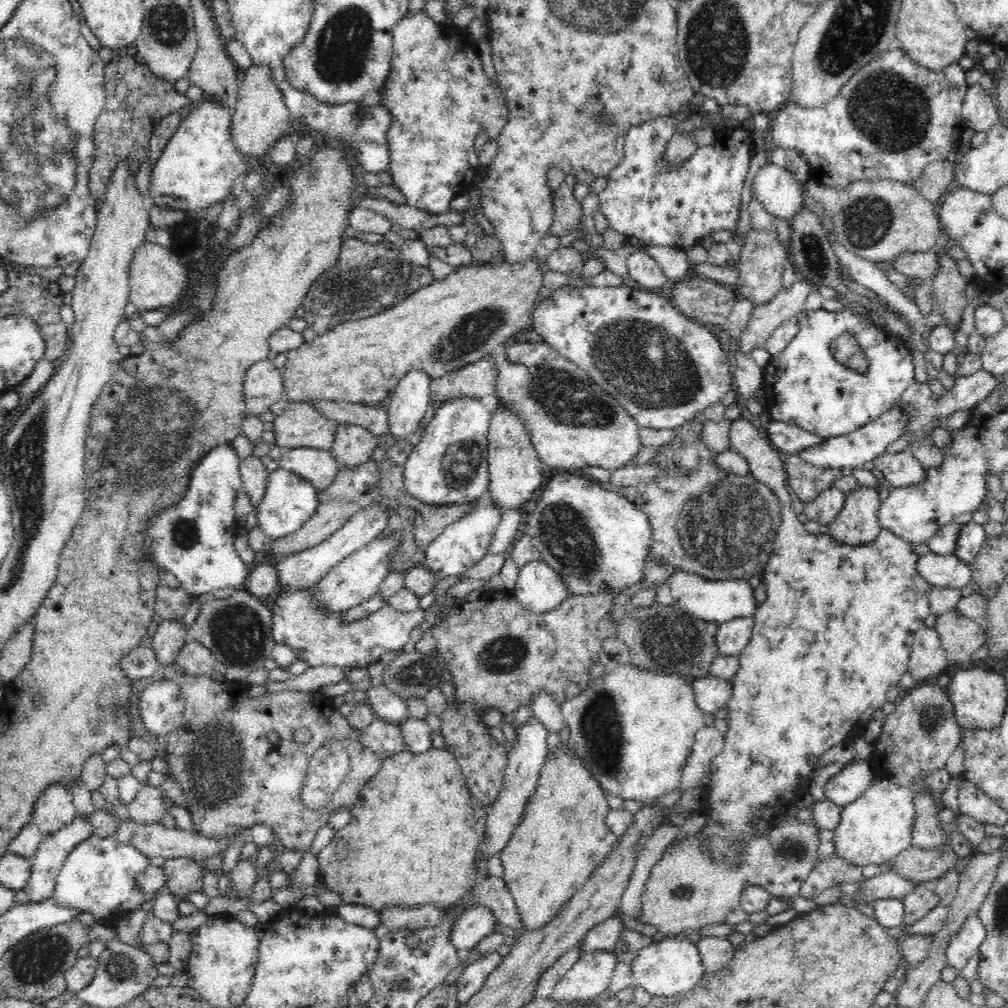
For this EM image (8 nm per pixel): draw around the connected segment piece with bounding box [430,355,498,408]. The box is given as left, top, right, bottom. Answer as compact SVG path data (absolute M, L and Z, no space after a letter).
M494 355L447 372L444 376L431 379L430 402L434 402L434 408L438 408L441 402L456 397L481 400L488 394L494 394L496 374Z

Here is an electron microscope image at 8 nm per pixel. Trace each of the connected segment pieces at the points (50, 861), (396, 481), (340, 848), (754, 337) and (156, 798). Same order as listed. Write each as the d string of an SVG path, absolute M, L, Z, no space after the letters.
M76 813L76 816L66 826L55 830L51 834L45 834L35 855L30 858L32 863L31 877L28 884L22 890L17 891L15 904L37 903L52 898L55 893L57 876L68 855L78 844L92 835L94 835L94 827L90 824L89 819L86 819L80 813Z
M402 439L387 449L384 459L379 463L380 494L378 500L412 522L415 526L416 544L422 552L425 552L426 548L432 544L432 541L446 526L460 520L462 516L466 516L466 513L469 513L480 502L470 501L467 503L450 503L449 505L429 505L415 499L408 493L403 481L403 470L414 447L415 445L410 443L408 439Z
M432 748L428 752L413 753L408 750L397 752L388 758L382 759L381 768L376 774L370 777L364 786L358 788L359 798L355 802L354 809L350 814L350 822L345 824L335 834L332 841L319 852L318 883L324 884L326 890L339 893L342 902L356 903L370 907L376 912L380 912L384 907L392 905L419 905L434 904L438 909L449 909L456 905L464 895L474 888L478 877L478 866L480 866L480 846L484 844L486 838L486 820L488 812L486 808L479 804L479 801L469 792L466 777L455 756L445 748Z
M798 278L790 288L782 288L770 302L755 307L738 342L742 353L750 356L755 346L764 347L774 330L805 310L806 298L813 290L808 281Z
M142 785L138 795L128 804L131 819L142 824L160 823L169 810L170 801L158 786Z

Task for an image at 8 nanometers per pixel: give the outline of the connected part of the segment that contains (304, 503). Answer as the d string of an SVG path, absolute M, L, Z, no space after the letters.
M278 467L269 474L267 487L262 502L255 508L258 525L266 536L278 539L296 532L305 522L308 522L318 508L316 487L306 479Z

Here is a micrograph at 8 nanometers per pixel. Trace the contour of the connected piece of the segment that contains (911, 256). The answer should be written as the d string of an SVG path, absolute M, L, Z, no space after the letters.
M911 252L902 253L891 261L893 268L912 278L934 279L939 273L940 258L934 252Z

